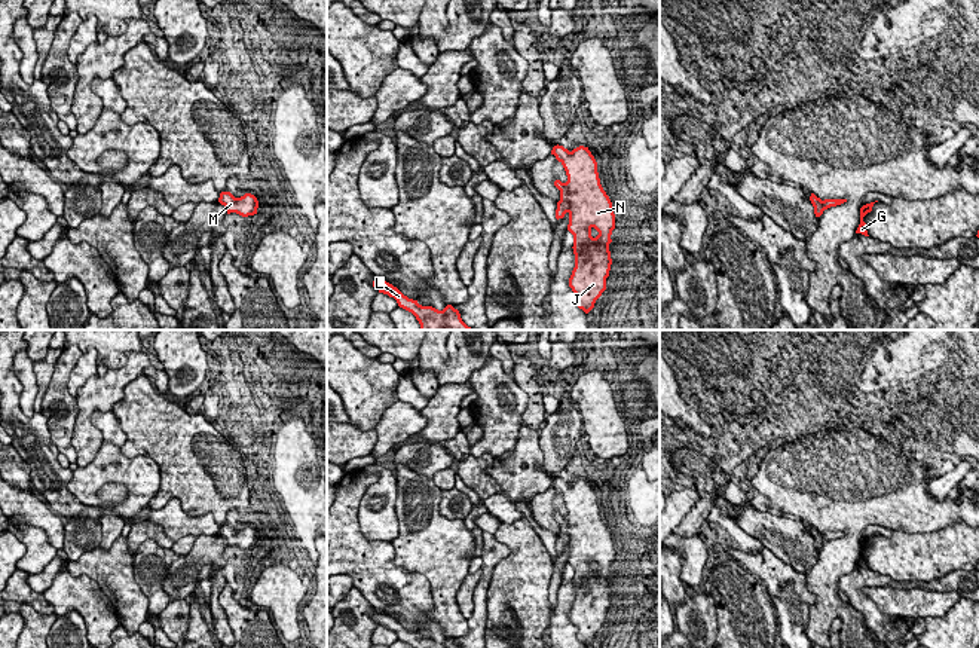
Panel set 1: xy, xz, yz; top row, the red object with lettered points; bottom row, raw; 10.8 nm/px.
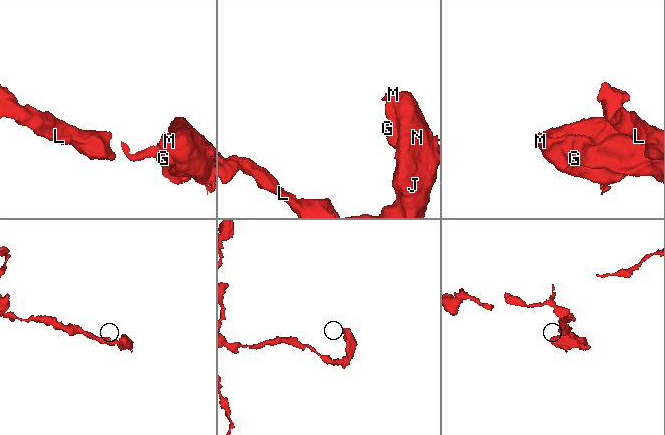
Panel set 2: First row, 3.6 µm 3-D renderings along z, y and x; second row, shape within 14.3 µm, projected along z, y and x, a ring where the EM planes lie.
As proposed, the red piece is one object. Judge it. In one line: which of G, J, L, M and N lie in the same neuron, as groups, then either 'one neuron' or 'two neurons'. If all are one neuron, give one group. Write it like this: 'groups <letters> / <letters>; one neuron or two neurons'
groups G J L M N; one neuron

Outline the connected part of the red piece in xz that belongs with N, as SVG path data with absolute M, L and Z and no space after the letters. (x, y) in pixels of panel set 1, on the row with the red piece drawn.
M554 146L551 155L563 165L567 181L554 181L560 190L556 218L569 214L567 230L573 235L575 268L569 287L578 296L576 305L588 314L606 290L612 259L609 244L615 229L614 207L603 190L597 162L588 147L569 152Z

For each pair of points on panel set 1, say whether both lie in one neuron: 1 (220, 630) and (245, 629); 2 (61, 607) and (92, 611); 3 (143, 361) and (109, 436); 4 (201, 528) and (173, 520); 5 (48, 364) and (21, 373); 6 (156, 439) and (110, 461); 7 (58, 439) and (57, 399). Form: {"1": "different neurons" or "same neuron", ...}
{"1": "different neurons", "2": "same neuron", "3": "different neurons", "4": "same neuron", "5": "different neurons", "6": "different neurons", "7": "same neuron"}

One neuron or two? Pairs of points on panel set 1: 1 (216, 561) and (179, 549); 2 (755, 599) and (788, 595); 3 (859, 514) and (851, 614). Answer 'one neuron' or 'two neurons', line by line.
1: one neuron
2: two neurons
3: one neuron

